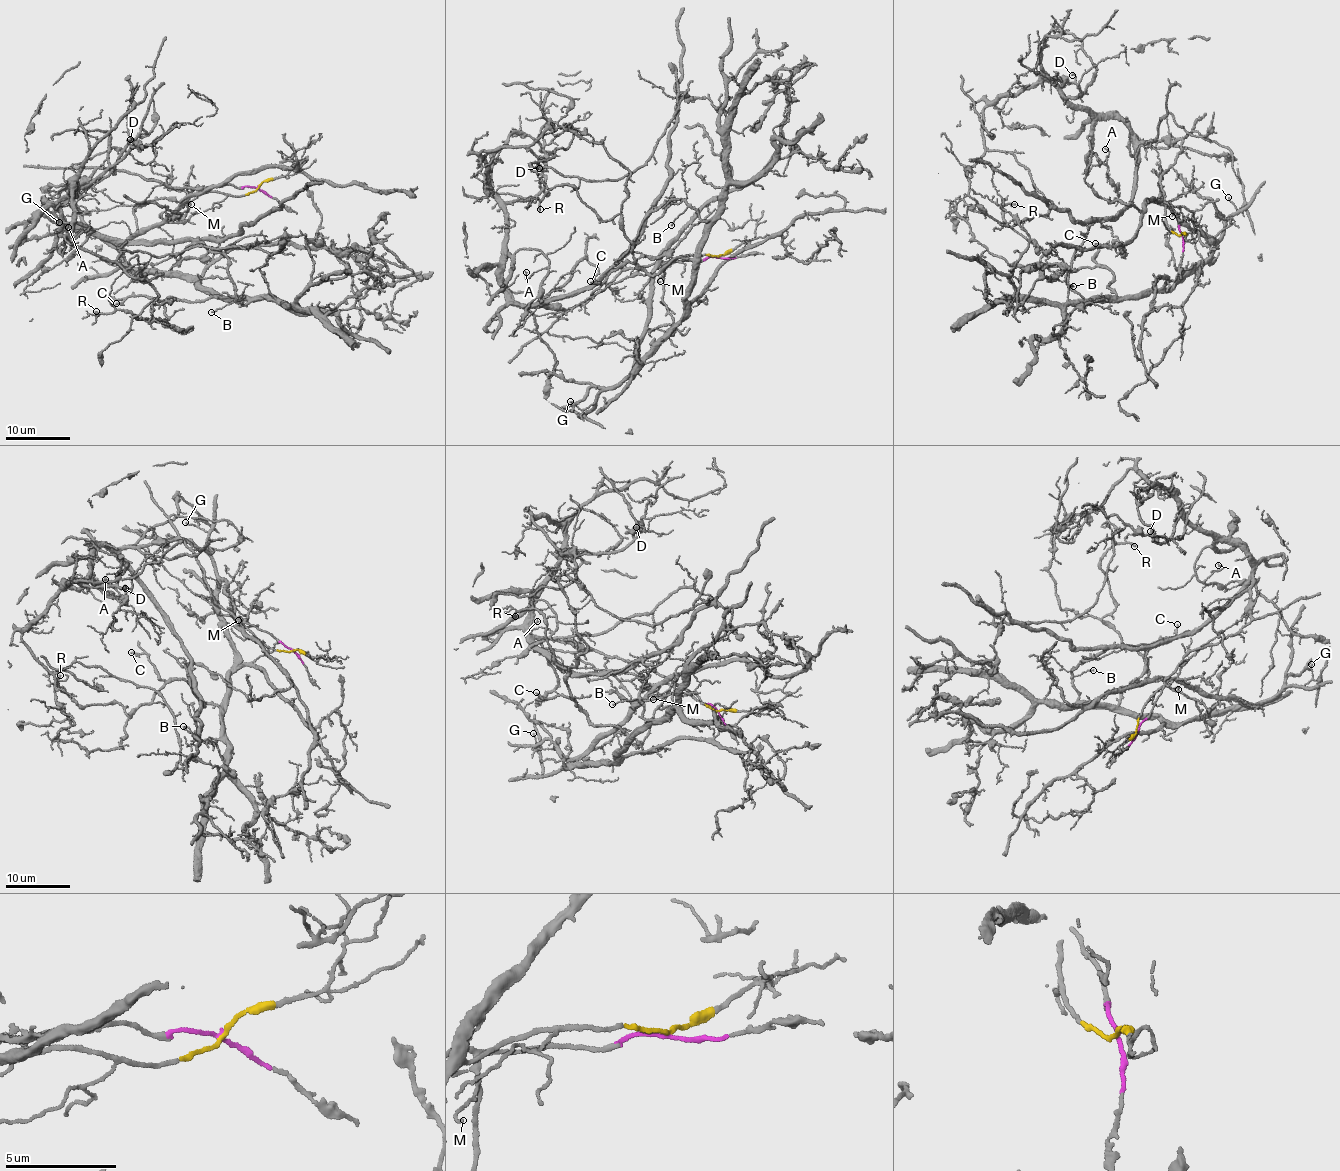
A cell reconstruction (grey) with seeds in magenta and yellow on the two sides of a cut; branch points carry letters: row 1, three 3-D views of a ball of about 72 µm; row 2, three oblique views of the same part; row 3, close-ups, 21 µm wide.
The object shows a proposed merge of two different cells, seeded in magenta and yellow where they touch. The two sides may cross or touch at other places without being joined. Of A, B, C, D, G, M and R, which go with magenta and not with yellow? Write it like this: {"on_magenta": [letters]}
{"on_magenta": ["A", "D", "M"]}

